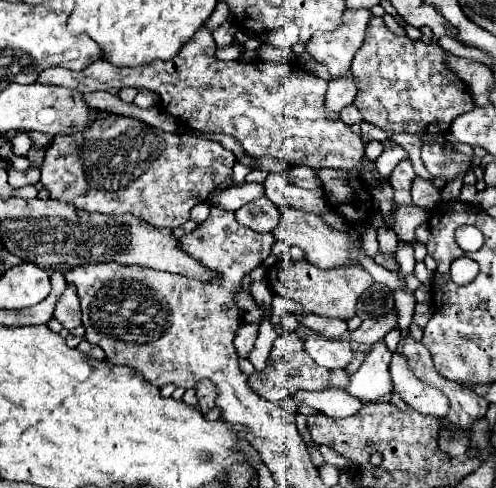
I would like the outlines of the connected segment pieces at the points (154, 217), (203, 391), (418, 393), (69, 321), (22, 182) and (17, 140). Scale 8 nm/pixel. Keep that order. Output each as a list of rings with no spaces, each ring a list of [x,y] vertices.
[[[109,114],[75,136],[57,136],[45,152],[41,166],[41,184],[51,192],[55,200],[67,200],[81,210],[101,214],[125,214],[131,212],[157,228],[177,228],[189,220],[193,206],[207,200],[215,188],[235,186],[233,174],[235,156],[221,144],[211,140],[193,138],[189,134],[167,134],[159,128],[151,128],[145,122],[129,116]]]
[[[199,380],[195,384],[195,394],[197,394],[197,408],[201,412],[209,412],[215,408],[215,386],[209,380]]]
[[[397,352],[393,354],[393,360],[389,364],[389,374],[393,380],[393,394],[399,394],[409,408],[417,410],[419,414],[445,418],[445,414],[449,412],[447,396],[437,388],[421,382],[419,378],[411,376],[403,354]]]
[[[67,284],[65,292],[59,296],[55,304],[55,318],[63,324],[63,328],[73,330],[81,326],[81,312],[79,312],[79,298],[73,284]]]
[[[31,167],[29,170],[24,172],[18,172],[18,180],[15,180],[14,175],[9,176],[9,184],[13,188],[20,188],[27,185],[35,185],[40,180],[40,169],[37,167]]]
[[[19,132],[19,134],[11,140],[11,144],[13,144],[13,154],[15,154],[15,156],[23,156],[23,158],[27,158],[29,148],[31,148],[31,140],[27,140],[27,134]]]

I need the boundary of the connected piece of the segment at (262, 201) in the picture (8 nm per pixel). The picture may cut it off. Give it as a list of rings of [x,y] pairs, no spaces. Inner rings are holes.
[[[261,196],[259,200],[253,200],[239,208],[235,212],[235,218],[239,220],[239,224],[255,232],[271,232],[271,228],[279,224],[279,210],[265,196]]]

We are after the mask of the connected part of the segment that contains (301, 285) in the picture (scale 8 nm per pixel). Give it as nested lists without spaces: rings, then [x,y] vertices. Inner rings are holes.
[[[288,247],[278,262],[267,268],[267,282],[275,294],[299,302],[305,313],[347,321],[355,316],[355,304],[359,296],[373,284],[373,278],[359,264],[319,270],[307,260],[293,261],[290,259]]]

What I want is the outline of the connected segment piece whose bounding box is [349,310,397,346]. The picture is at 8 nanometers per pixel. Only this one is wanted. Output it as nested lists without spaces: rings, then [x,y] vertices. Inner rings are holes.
[[[391,310],[387,312],[385,316],[381,316],[379,320],[375,318],[369,318],[365,320],[357,330],[353,330],[349,336],[353,342],[359,342],[359,344],[375,344],[379,340],[385,338],[387,332],[395,330],[397,328],[397,310]]]

